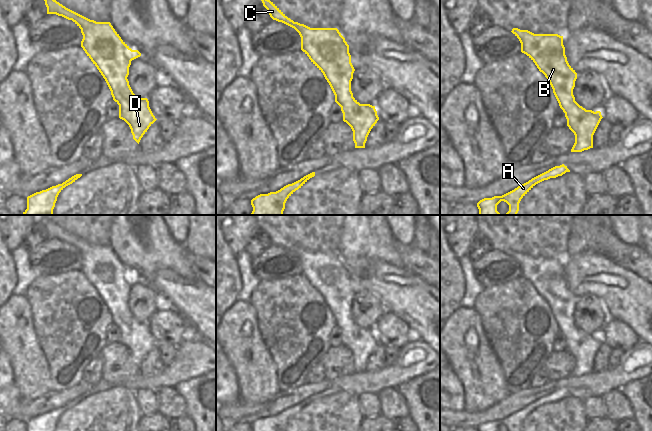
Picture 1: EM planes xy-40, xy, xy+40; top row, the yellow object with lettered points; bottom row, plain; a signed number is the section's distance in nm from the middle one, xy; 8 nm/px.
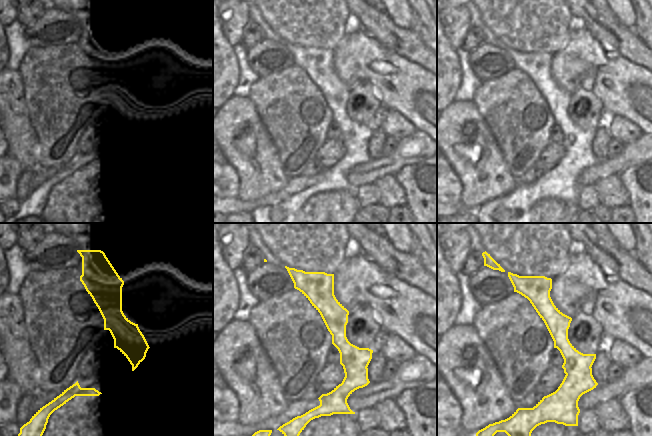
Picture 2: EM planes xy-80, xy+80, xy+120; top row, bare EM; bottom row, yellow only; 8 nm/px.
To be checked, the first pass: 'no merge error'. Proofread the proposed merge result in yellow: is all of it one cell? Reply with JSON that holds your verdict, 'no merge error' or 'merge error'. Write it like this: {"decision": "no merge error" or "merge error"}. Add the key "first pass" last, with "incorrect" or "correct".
{"decision": "merge error", "first pass": "incorrect"}

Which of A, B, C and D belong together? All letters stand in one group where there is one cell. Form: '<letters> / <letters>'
A / B C D

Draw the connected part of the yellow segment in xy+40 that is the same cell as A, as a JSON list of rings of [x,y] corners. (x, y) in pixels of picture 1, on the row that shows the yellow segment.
[[[564,164],[560,166],[555,166],[502,196],[484,198],[477,203],[477,207],[479,209],[479,215],[501,215],[497,211],[497,205],[501,201],[504,201],[509,205],[509,211],[505,215],[517,215],[521,199],[536,184],[544,180],[548,180],[550,178],[556,178],[558,176],[562,176],[566,172],[570,172],[570,170]]]

